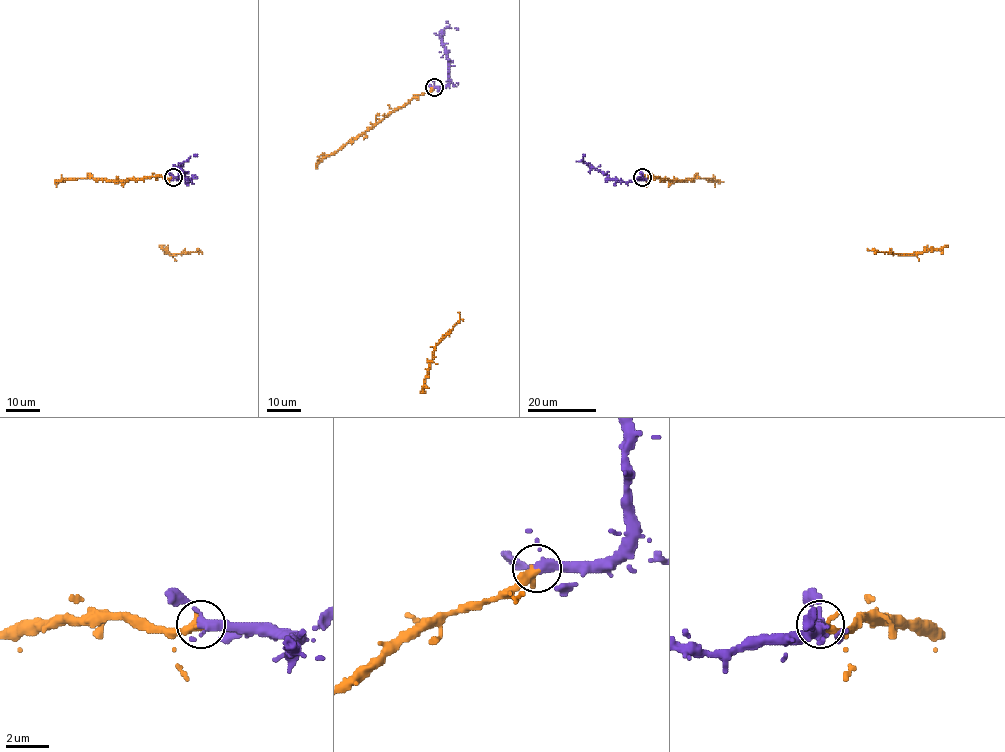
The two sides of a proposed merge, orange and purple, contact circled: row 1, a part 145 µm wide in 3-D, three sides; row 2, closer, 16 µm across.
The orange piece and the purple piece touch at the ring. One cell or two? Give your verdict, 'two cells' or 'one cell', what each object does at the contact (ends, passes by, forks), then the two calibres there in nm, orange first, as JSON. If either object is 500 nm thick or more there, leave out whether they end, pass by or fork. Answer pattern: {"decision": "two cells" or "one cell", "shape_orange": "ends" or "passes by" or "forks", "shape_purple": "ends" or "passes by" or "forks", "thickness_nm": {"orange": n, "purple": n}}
{"decision": "one cell", "shape_orange": "ends", "shape_purple": "passes by", "thickness_nm": {"orange": 420, "purple": 360}}

